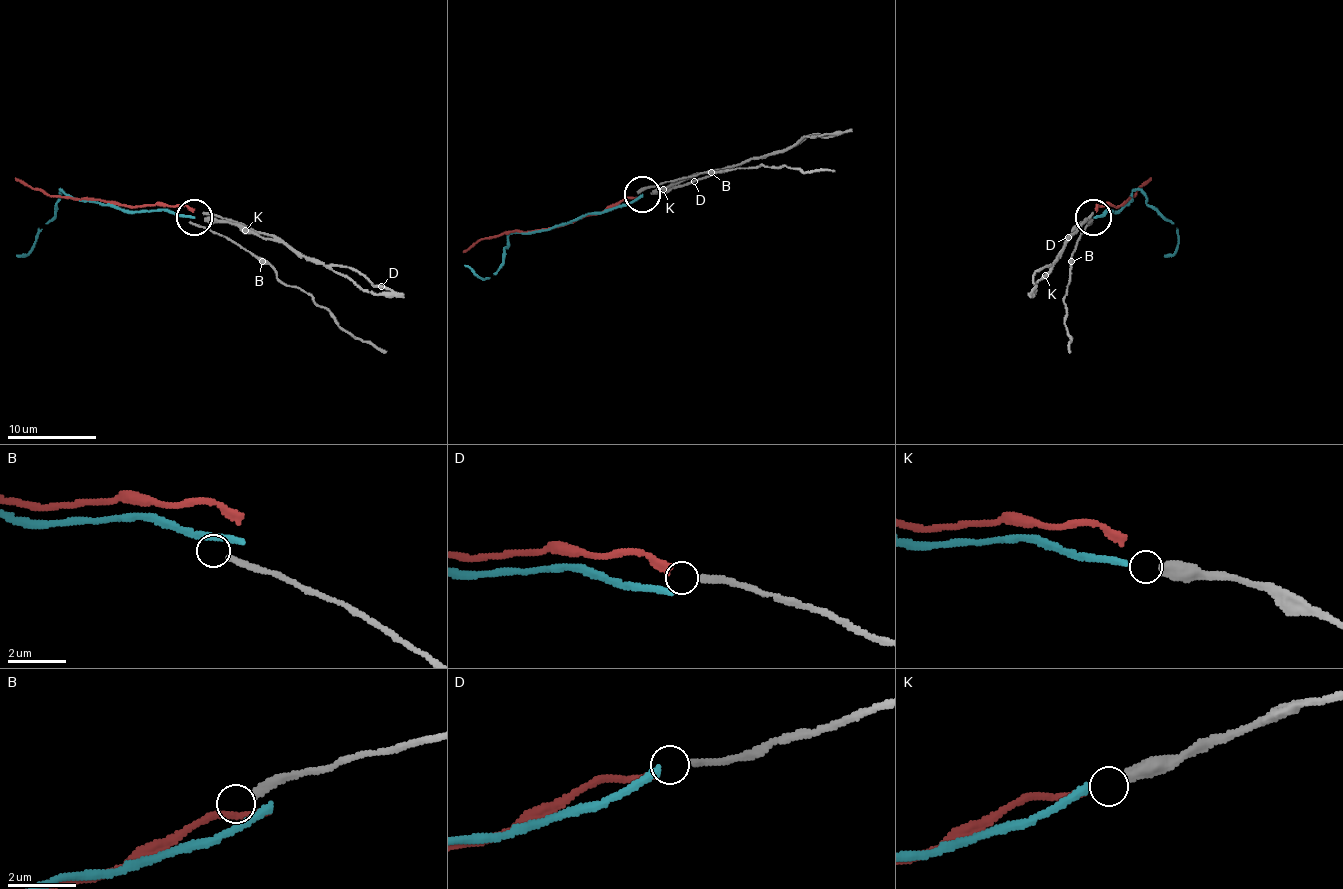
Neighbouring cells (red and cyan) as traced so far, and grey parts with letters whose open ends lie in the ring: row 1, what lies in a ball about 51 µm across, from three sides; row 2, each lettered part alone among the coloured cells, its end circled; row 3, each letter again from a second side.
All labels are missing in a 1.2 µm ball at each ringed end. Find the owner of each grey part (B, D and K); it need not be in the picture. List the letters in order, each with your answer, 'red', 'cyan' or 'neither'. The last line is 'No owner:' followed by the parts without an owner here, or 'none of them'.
B: neither
D: red
K: cyan
No owner: B

